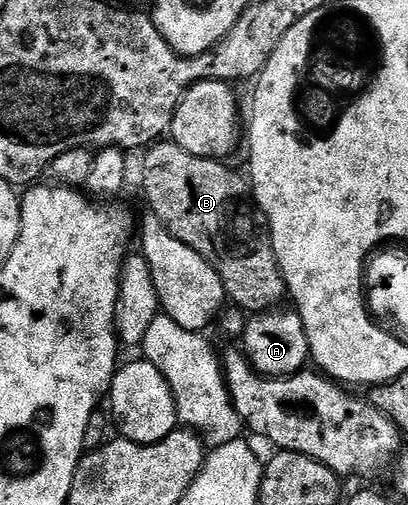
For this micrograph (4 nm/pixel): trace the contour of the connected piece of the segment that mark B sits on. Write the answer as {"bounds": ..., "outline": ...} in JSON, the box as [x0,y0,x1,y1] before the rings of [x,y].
{"bounds":[143,142,288,314],"outline":[[[156,142],[146,149],[147,157],[143,160],[143,192],[151,203],[150,211],[173,233],[178,240],[185,242],[201,258],[215,267],[223,283],[223,290],[228,301],[248,308],[248,313],[258,314],[279,304],[288,295],[287,283],[279,269],[275,251],[271,245],[271,233],[264,221],[257,215],[257,205],[248,181],[243,180],[222,160],[201,158],[189,154],[173,142]]]}

